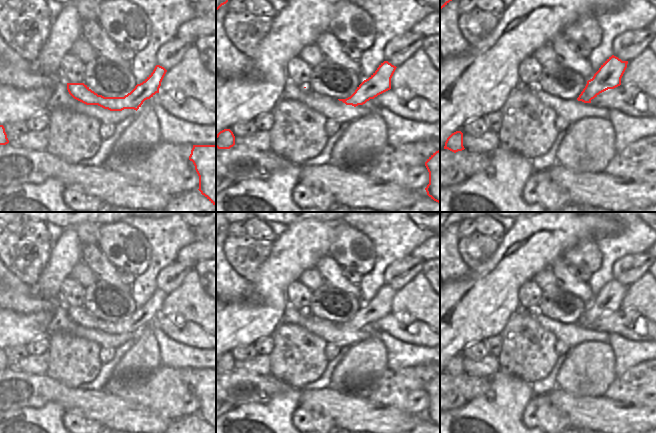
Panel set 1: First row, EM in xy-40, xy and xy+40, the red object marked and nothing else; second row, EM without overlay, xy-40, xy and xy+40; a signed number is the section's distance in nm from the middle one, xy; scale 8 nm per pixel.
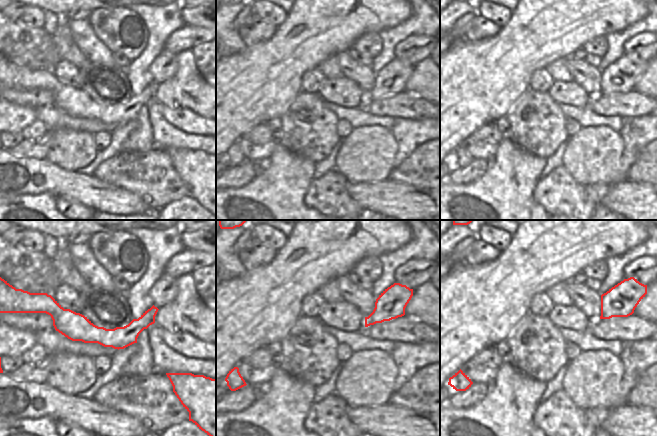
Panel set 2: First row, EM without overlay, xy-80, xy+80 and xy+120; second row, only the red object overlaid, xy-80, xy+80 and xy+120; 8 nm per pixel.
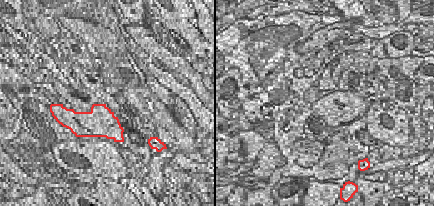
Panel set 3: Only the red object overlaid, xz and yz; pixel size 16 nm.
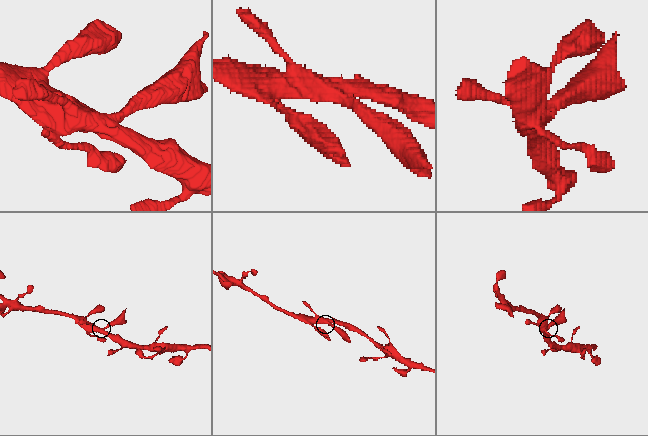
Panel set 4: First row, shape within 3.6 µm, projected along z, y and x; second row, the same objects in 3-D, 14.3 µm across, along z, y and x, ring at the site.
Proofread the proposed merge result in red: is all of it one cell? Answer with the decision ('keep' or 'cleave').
keep

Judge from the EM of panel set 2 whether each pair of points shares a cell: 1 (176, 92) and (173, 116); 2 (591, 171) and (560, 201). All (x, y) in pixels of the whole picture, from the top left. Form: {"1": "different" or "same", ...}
{"1": "different", "2": "different"}

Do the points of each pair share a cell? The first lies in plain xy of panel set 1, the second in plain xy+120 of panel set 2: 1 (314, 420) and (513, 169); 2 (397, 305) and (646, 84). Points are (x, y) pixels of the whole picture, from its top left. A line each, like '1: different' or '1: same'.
1: different
2: same

